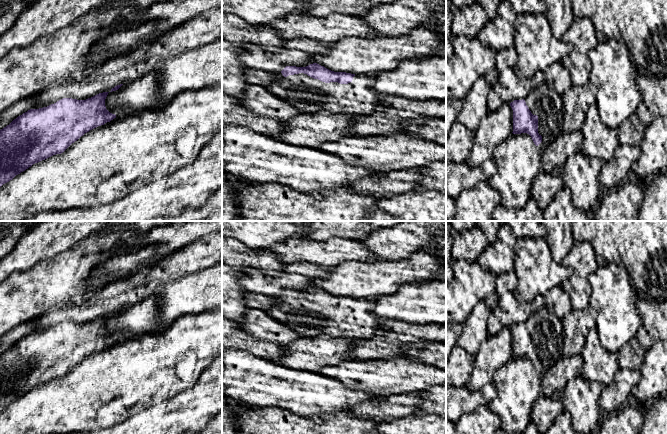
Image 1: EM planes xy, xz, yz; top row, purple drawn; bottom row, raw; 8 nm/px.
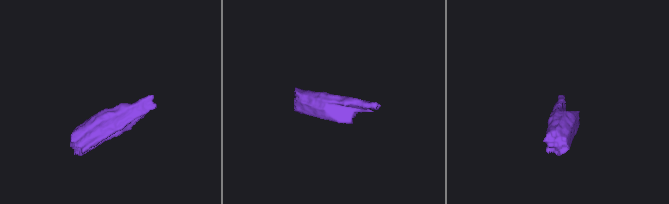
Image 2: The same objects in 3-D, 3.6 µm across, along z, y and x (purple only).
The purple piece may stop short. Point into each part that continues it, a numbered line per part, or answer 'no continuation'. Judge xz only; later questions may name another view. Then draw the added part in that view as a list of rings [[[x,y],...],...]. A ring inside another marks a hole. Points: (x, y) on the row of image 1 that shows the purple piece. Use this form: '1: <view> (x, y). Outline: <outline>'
1: xz (358, 98). Outline: [[[281,72],[274,74],[277,78],[269,82],[266,89],[273,95],[291,103],[302,113],[331,112],[346,116],[375,115],[379,108],[386,108],[379,103],[380,94],[373,89],[373,74],[355,75],[348,84],[338,82],[325,83],[307,74],[299,73],[284,77]]]

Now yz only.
1: yz (543, 101). Outline: [[[547,82],[534,87],[524,98],[533,115],[538,116],[538,133],[542,142],[538,148],[543,151],[559,135],[563,134],[563,103],[553,86]]]

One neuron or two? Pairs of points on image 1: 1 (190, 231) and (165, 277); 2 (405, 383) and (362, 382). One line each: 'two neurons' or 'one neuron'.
1: two neurons
2: one neuron

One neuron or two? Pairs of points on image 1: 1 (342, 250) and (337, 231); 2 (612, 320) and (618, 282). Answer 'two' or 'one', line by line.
1: two
2: one

